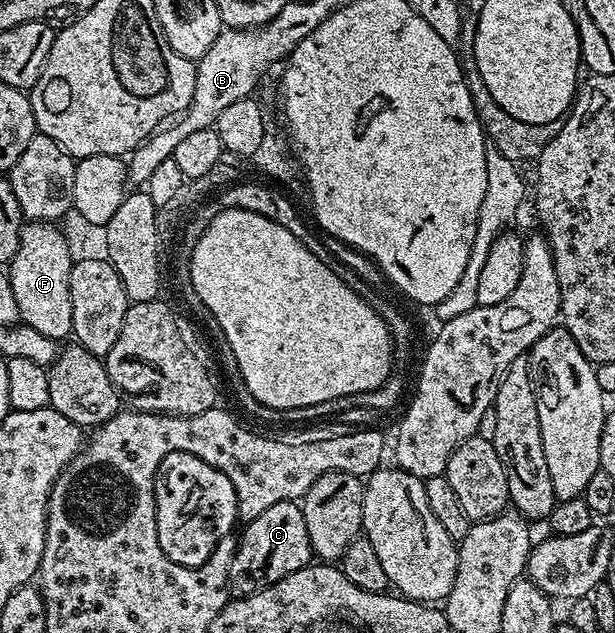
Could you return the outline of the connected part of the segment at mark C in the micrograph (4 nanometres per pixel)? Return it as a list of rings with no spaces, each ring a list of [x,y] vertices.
[[[298,501],[273,504],[273,508],[265,508],[265,512],[261,512],[261,516],[257,516],[242,528],[244,529],[243,535],[238,535],[235,559],[229,568],[229,576],[227,577],[231,598],[249,596],[254,590],[272,586],[277,580],[312,565],[313,555],[311,553],[311,541],[309,540],[309,528],[305,528],[303,508]]]

